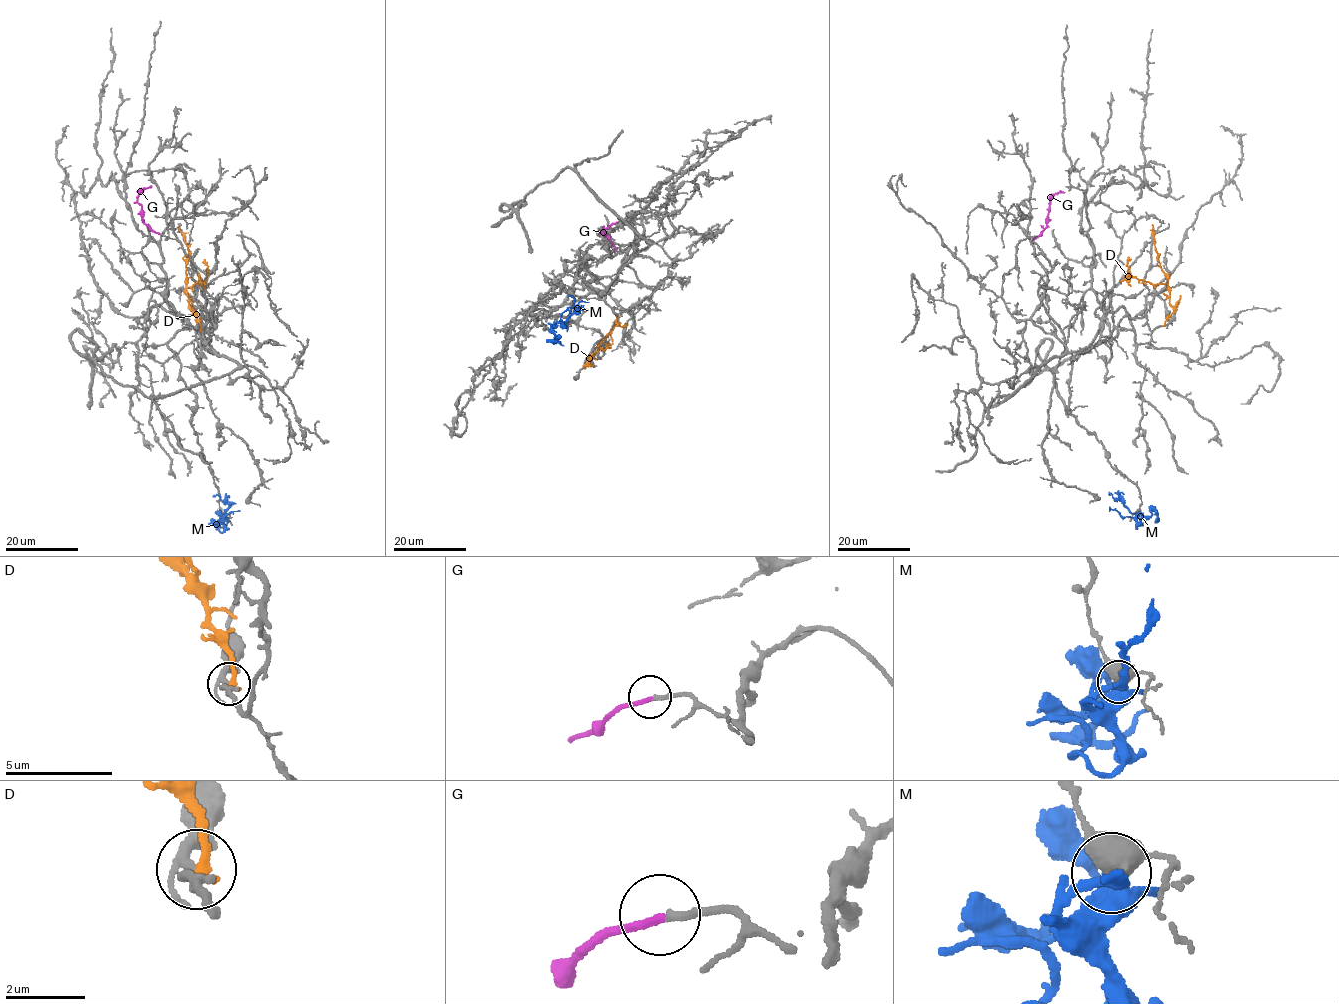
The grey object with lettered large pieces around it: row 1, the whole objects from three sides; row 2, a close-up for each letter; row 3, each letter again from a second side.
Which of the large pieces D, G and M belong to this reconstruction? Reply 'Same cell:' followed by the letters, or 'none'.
Same cell: G

